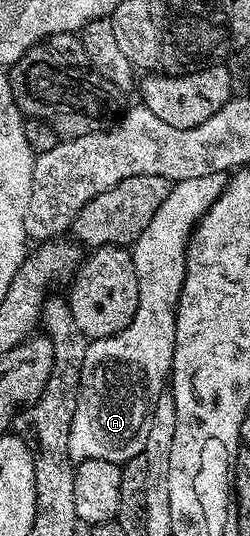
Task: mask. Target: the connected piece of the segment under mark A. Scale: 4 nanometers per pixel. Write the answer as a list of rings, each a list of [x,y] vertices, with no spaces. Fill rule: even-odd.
[[[225,172],[177,181],[160,210],[152,214],[152,222],[144,226],[134,241],[132,255],[140,286],[136,314],[120,334],[87,343],[78,379],[78,401],[68,434],[71,461],[104,458],[104,462],[123,465],[142,455],[154,403],[167,387],[170,365],[174,363],[176,314],[186,273],[186,247],[195,224],[220,198],[227,183]]]

